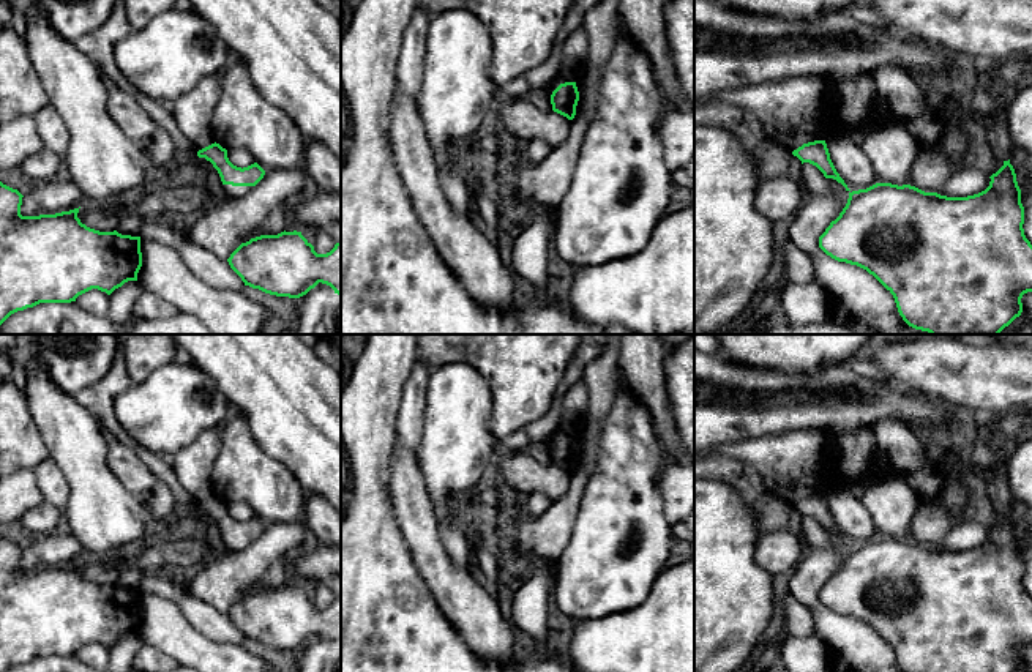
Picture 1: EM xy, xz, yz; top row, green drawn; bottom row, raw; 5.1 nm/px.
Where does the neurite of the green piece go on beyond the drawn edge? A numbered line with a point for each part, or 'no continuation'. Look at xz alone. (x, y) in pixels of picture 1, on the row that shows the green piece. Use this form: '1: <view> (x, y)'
no continuation

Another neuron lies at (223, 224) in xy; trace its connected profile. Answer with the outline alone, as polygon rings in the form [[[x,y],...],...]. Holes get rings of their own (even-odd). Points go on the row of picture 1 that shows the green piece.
[[[301,166],[294,170],[265,170],[264,178],[243,197],[219,194],[218,200],[211,200],[194,216],[188,237],[221,260],[227,260],[275,207],[305,196],[306,183],[308,175]]]

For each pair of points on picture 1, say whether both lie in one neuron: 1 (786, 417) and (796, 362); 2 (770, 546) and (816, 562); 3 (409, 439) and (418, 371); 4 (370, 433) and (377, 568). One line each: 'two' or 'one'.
1: two
2: two
3: one
4: one

